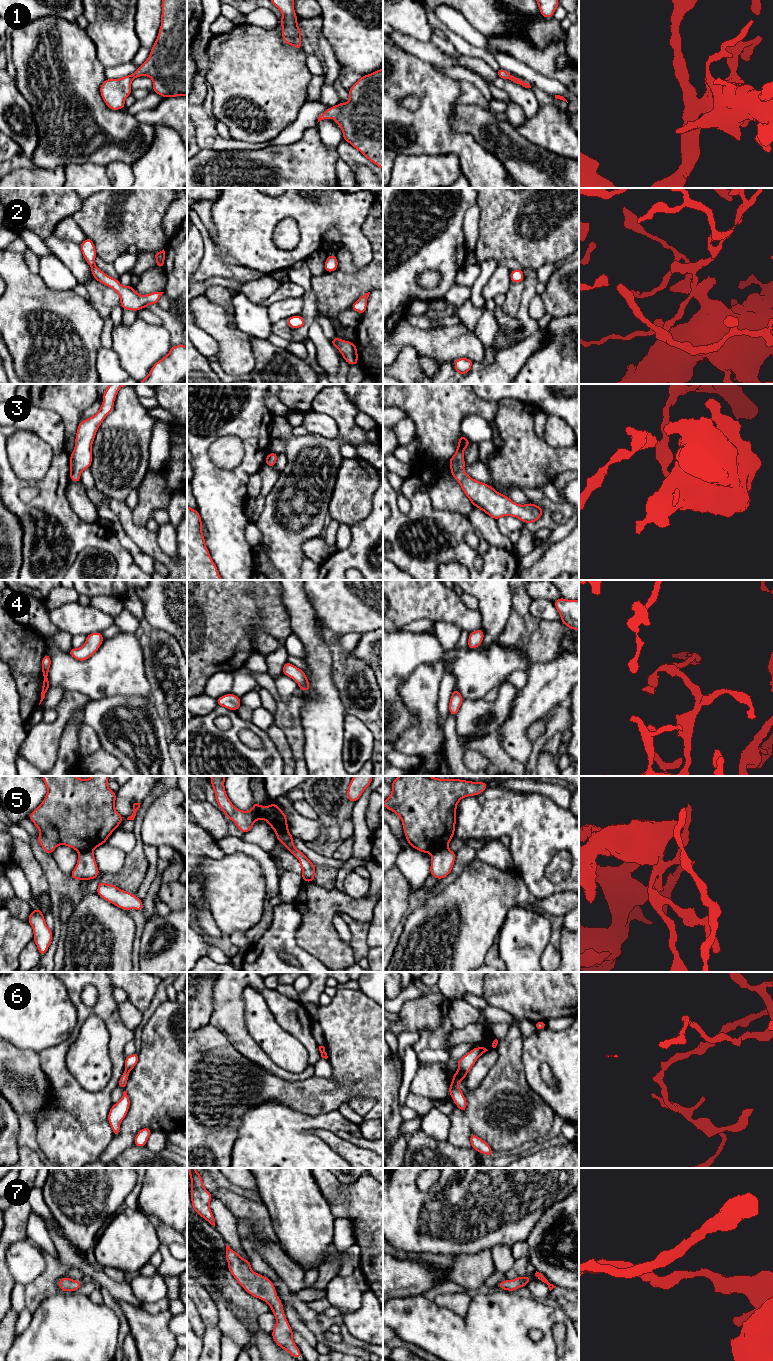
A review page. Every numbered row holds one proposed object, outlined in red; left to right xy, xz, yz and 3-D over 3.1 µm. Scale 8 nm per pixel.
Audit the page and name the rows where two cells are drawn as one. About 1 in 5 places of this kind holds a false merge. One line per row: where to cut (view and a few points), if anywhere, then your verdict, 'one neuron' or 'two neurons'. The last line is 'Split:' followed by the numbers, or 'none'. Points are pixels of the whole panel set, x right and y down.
1: cut none; one neuron
2: cut none; one neuron
3: cut none; one neuron
4: cut none; one neuron
5: cut yz (447, 846), (435, 850), (431, 854); two neurons
6: cut yz (458, 1069), (466, 1073); two neurons
7: cut none; one neuron
Split: 5, 6

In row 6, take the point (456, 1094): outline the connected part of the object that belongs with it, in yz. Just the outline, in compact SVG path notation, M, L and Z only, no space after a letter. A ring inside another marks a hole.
M458 1070L452 1075L453 1081L448 1088L449 1094L454 1101L455 1105L462 1111L465 1112L467 1108L467 1101L463 1092L459 1089L458 1083L466 1079L466 1073Z

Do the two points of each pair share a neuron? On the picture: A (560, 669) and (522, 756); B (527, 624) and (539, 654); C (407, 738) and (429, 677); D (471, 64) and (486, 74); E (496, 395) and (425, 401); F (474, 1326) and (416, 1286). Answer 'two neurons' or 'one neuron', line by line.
A: one neuron
B: one neuron
C: one neuron
D: one neuron
E: two neurons
F: two neurons

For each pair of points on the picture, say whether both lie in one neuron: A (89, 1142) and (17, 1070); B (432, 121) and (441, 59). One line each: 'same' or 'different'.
A: different
B: different

